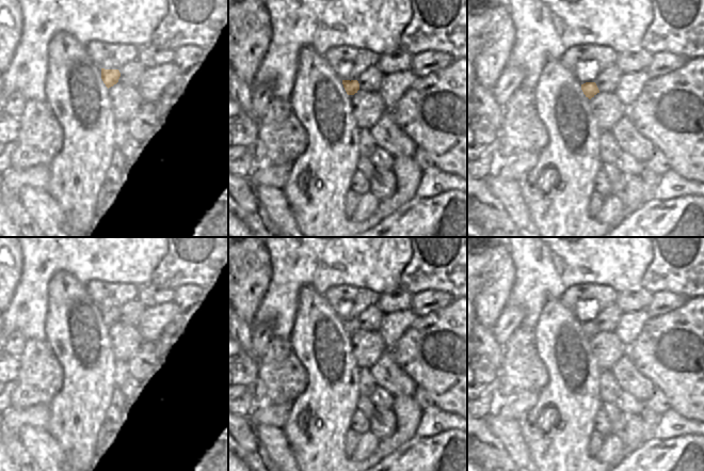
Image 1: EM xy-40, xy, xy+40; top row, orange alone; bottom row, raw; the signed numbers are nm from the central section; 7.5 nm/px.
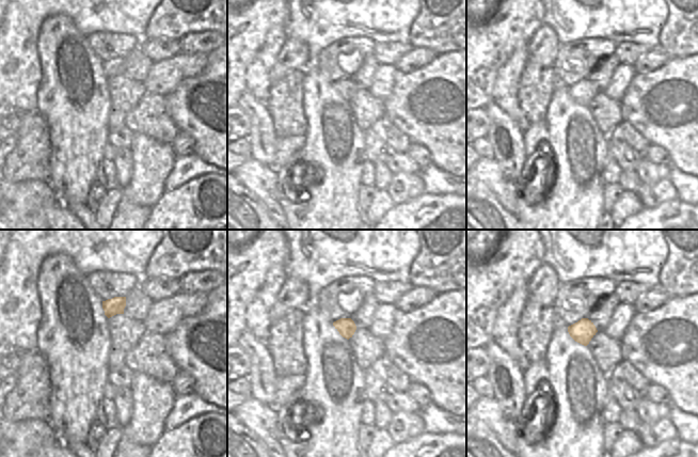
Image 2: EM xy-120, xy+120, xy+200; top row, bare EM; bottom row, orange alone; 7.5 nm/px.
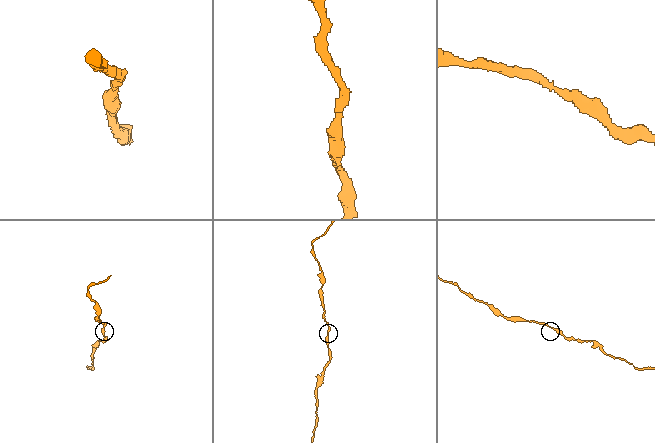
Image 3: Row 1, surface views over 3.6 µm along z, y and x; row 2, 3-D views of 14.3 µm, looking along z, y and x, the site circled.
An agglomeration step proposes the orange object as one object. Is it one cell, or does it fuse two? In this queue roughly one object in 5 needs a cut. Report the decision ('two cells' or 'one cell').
one cell

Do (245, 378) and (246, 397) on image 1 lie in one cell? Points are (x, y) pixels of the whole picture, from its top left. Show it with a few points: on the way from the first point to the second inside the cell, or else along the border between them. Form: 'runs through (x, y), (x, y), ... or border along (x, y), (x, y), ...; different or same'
border along (252, 385), (246, 388); different

